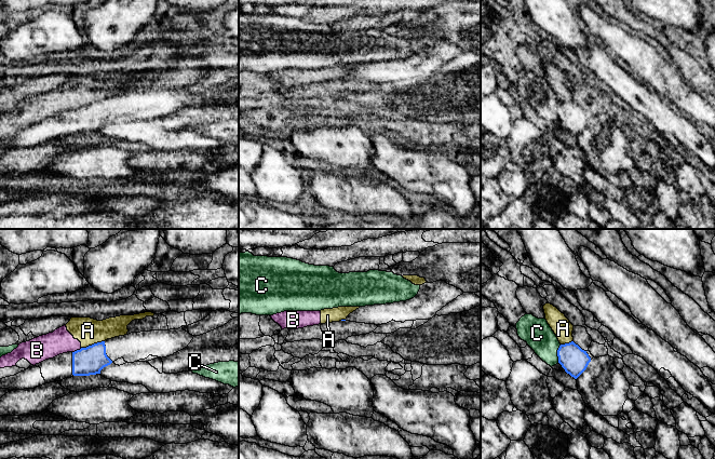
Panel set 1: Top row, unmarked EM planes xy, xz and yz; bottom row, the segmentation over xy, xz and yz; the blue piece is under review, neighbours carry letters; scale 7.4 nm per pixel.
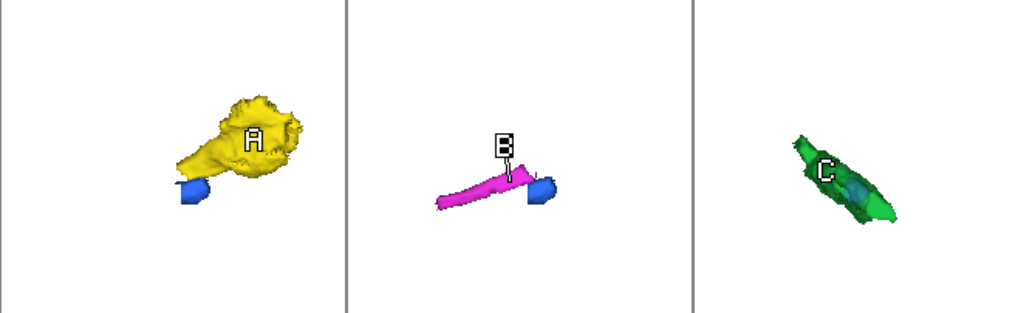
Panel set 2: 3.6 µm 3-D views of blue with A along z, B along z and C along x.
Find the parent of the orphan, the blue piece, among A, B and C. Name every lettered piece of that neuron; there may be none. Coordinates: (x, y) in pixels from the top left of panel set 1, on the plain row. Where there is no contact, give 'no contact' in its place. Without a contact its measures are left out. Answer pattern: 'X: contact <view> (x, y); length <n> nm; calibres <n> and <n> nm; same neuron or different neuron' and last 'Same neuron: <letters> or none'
A: contact xy (92, 103); length 190 nm; calibres 220 and 200 nm; different neuron
B: contact xy (77, 108); length 80 nm; calibres 220 and 180 nm; different neuron
C: contact yz (557, 111); length 140 nm; calibres 200 and 220 nm; different neuron
Same neuron: none

